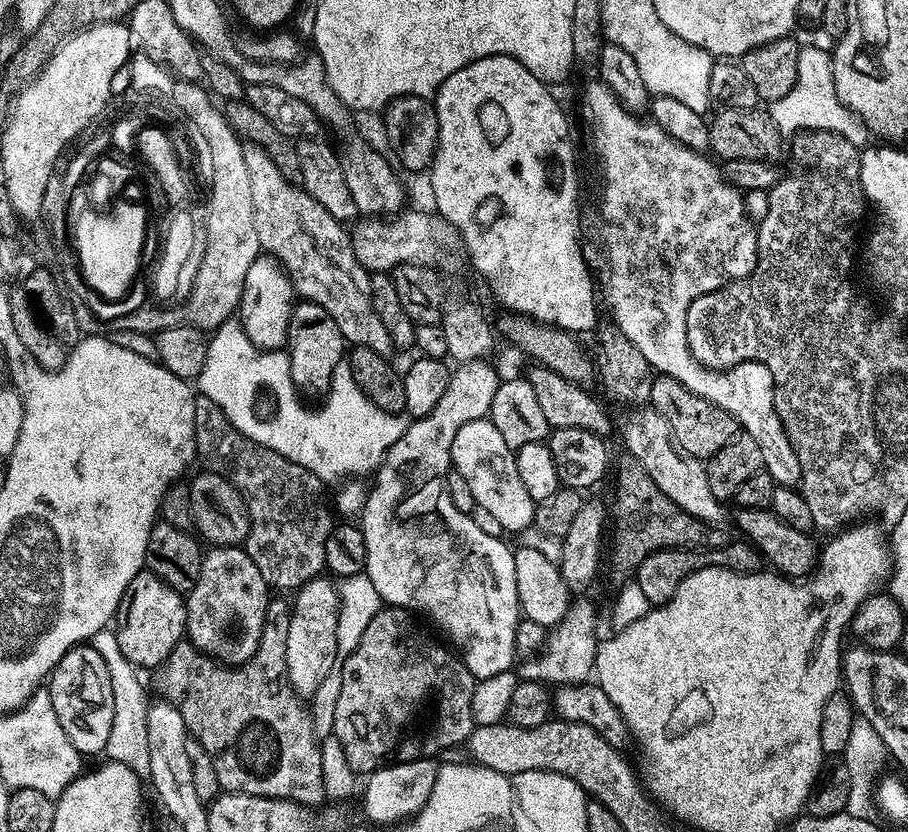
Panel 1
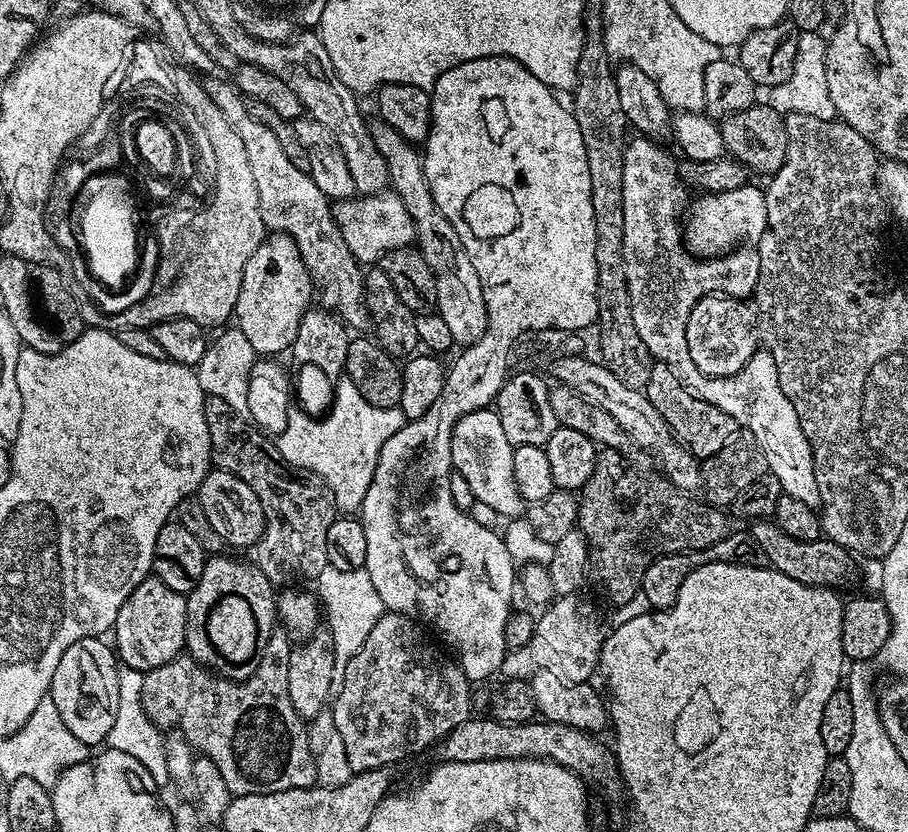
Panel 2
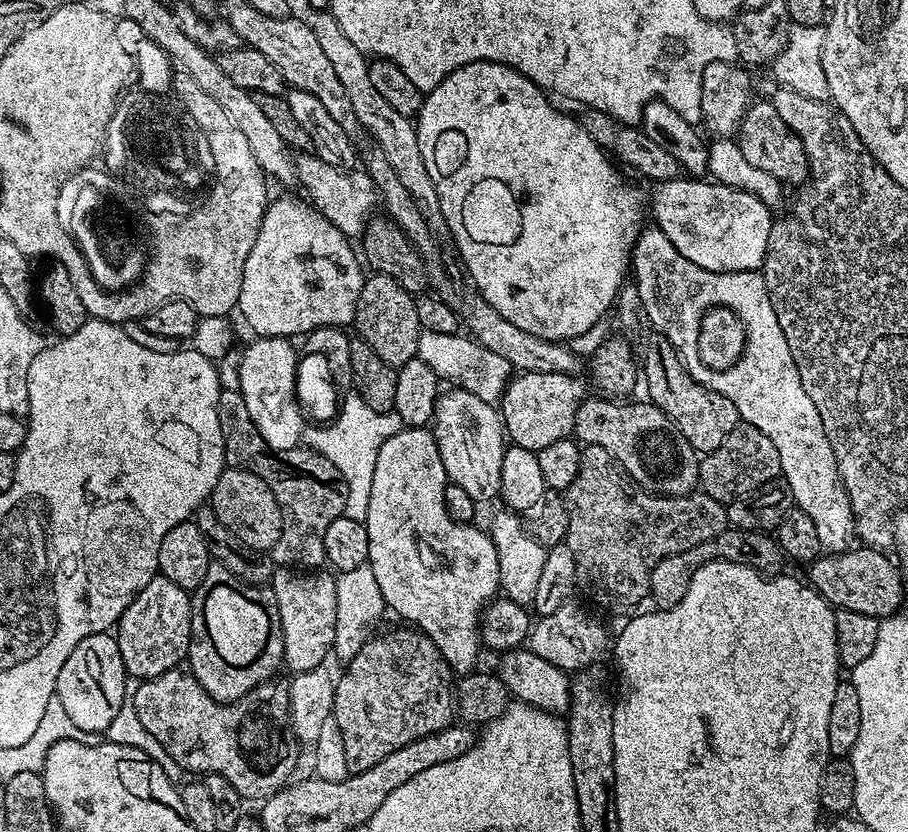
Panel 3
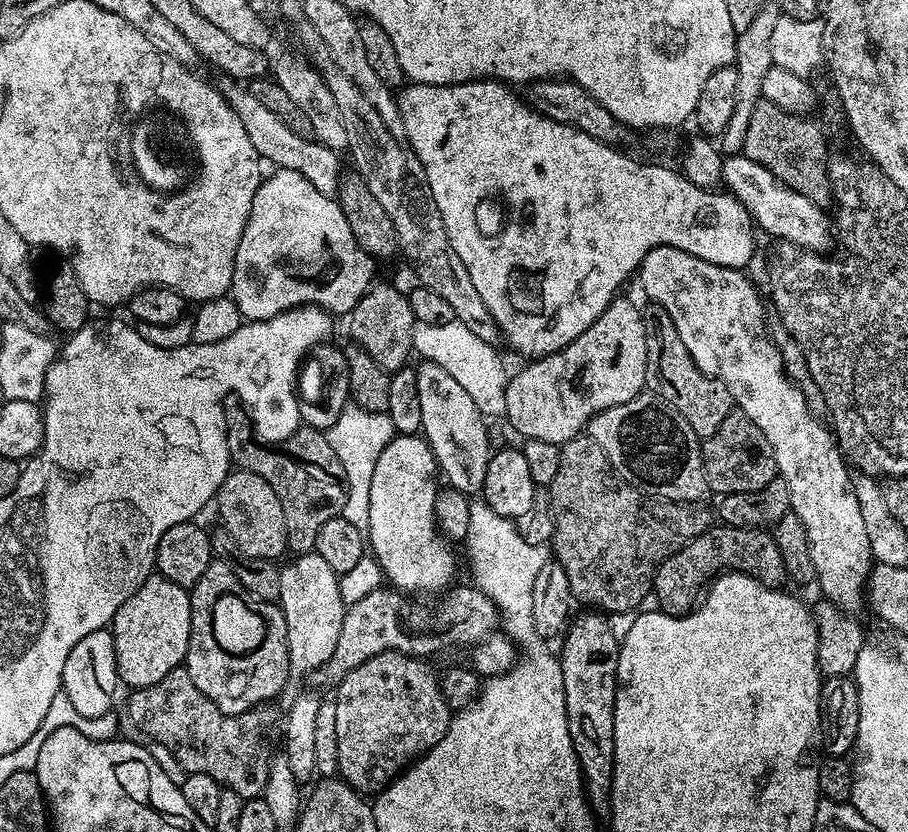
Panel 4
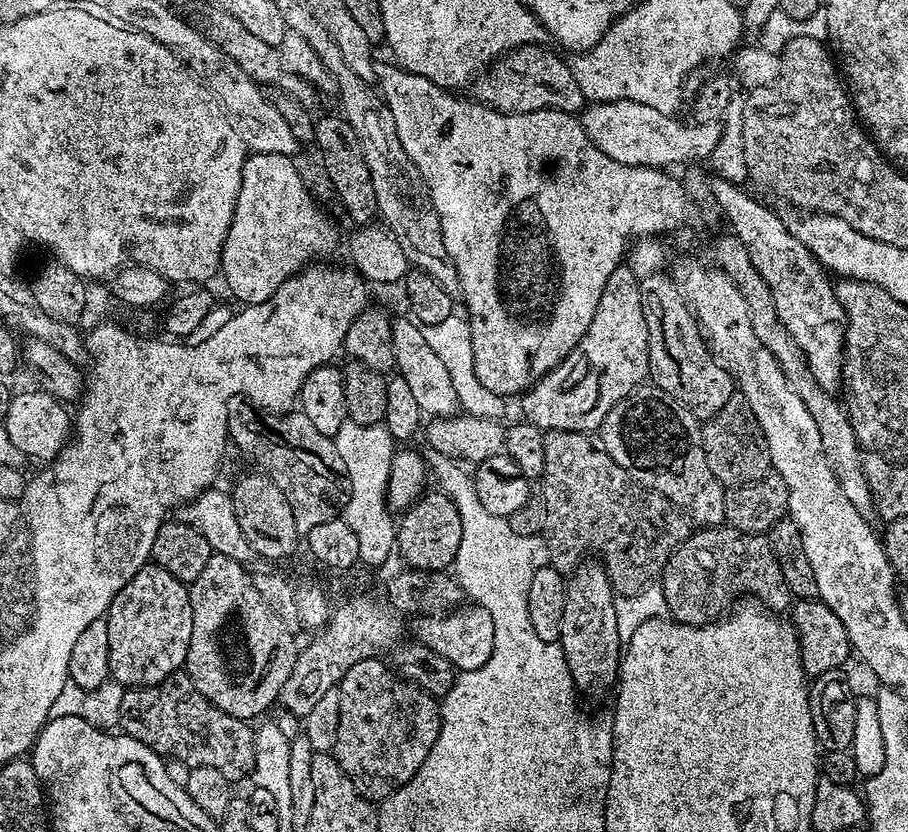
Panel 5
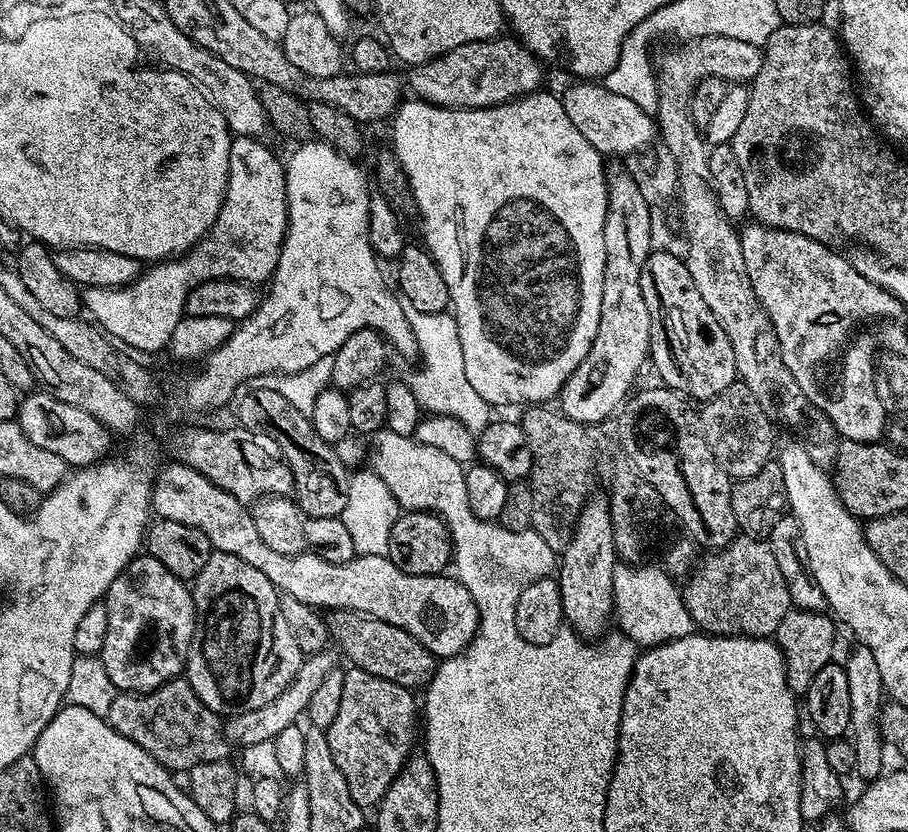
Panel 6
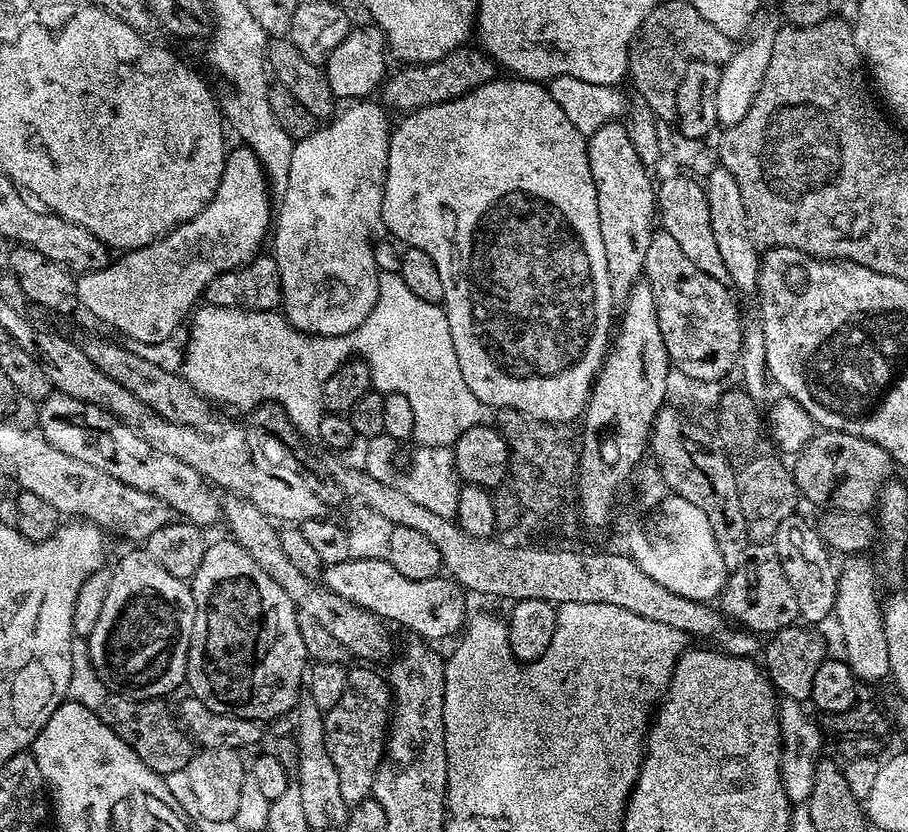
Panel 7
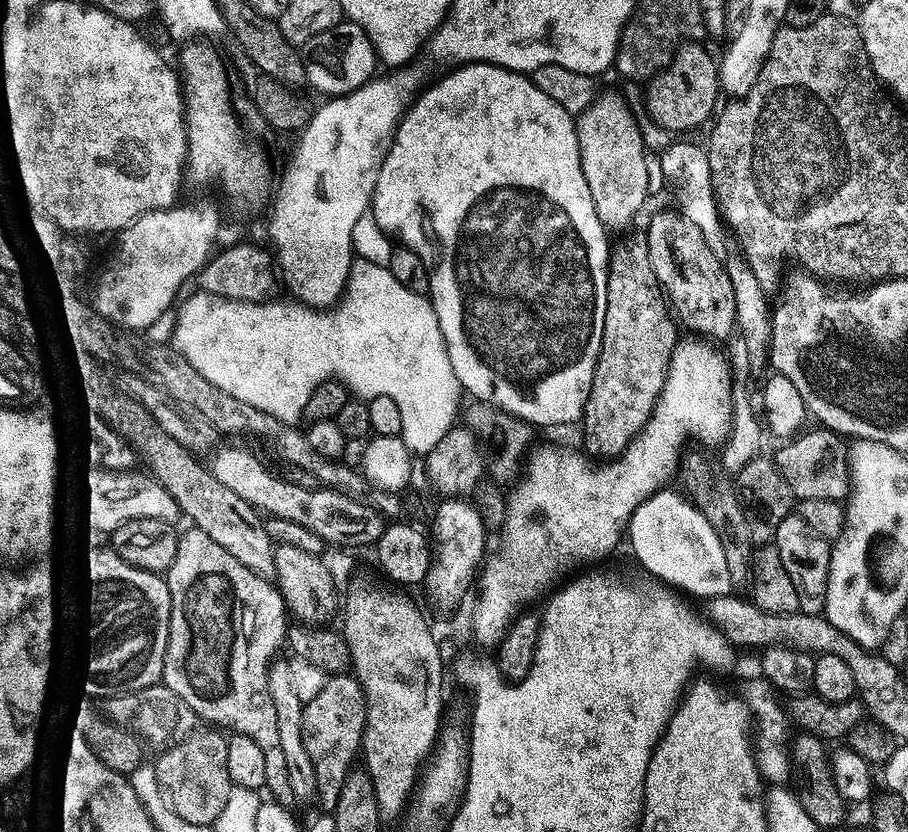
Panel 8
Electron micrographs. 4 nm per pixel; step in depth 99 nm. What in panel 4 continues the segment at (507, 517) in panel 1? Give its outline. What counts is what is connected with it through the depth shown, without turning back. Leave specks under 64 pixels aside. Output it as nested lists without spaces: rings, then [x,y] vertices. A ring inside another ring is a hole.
[[[424,360],[415,365],[419,405],[422,408],[422,435],[428,442],[439,471],[451,487],[469,494],[476,494],[484,487],[486,466],[490,455],[488,428],[483,412],[474,406],[474,398],[446,374],[440,364]],[[476,492],[476,493],[475,493]]]

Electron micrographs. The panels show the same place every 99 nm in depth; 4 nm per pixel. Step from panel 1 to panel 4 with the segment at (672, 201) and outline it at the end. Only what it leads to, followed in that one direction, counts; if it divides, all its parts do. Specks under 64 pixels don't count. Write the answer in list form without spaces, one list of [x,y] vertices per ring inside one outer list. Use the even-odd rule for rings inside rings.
[[[663,246],[658,248],[651,248],[646,254],[646,258],[640,263],[638,269],[638,277],[640,276],[640,284],[644,287],[646,295],[652,299],[651,303],[655,307],[666,310],[666,314],[670,314],[670,322],[674,322],[674,330],[678,330],[678,338],[682,338],[682,342],[686,346],[686,350],[690,354],[690,358],[694,358],[697,366],[703,370],[707,376],[718,378],[730,390],[735,407],[739,411],[744,412],[749,416],[750,421],[766,434],[766,438],[770,440],[773,447],[774,458],[777,460],[777,470],[779,479],[785,480],[788,483],[790,490],[790,502],[792,503],[791,511],[798,514],[798,518],[802,518],[802,526],[806,526],[806,538],[810,538],[810,558],[814,558],[814,570],[816,571],[816,580],[825,597],[831,600],[832,603],[837,604],[838,607],[843,608],[845,612],[853,614],[859,613],[859,608],[862,609],[866,604],[866,585],[868,583],[868,575],[872,572],[872,551],[870,550],[870,538],[866,538],[866,526],[862,523],[862,510],[858,510],[858,498],[854,498],[852,493],[853,477],[848,476],[850,473],[849,465],[846,463],[846,457],[840,451],[833,433],[827,427],[824,428],[819,424],[817,413],[813,412],[808,407],[808,403],[804,401],[804,396],[801,394],[799,388],[789,379],[789,376],[784,368],[784,360],[780,357],[780,349],[776,347],[776,342],[773,333],[768,332],[768,320],[764,317],[764,304],[760,301],[760,296],[756,293],[756,288],[750,281],[744,277],[745,273],[738,268],[727,268],[726,266],[718,266],[711,264],[705,260],[694,258],[690,254],[686,254],[677,248],[665,248]]]

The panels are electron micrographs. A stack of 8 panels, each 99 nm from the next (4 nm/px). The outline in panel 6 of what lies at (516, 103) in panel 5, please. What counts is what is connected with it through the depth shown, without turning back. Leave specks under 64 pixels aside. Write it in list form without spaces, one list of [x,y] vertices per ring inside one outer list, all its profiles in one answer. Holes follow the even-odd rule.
[[[504,39],[470,42],[425,64],[411,65],[407,69],[409,93],[439,108],[493,108],[537,91],[545,65],[519,40]]]

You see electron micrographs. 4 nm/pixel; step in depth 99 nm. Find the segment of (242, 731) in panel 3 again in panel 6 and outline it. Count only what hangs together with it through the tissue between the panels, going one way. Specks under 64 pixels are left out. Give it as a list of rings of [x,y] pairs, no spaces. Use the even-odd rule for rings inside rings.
[[[184,678],[170,680],[152,692],[117,691],[114,702],[110,702],[110,723],[122,738],[142,746],[150,758],[171,771],[186,771],[202,762],[228,760],[230,756],[221,717],[203,704]]]

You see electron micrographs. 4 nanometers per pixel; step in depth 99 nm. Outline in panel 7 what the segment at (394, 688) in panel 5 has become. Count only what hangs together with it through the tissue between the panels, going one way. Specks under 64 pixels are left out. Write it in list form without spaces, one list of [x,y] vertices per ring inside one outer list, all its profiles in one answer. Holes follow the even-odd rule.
[[[372,666],[347,669],[345,689],[332,709],[323,713],[324,741],[330,762],[338,770],[338,778],[345,789],[352,788],[357,801],[367,800],[372,794],[374,774],[384,757],[388,725],[392,714],[392,689],[387,679]]]

